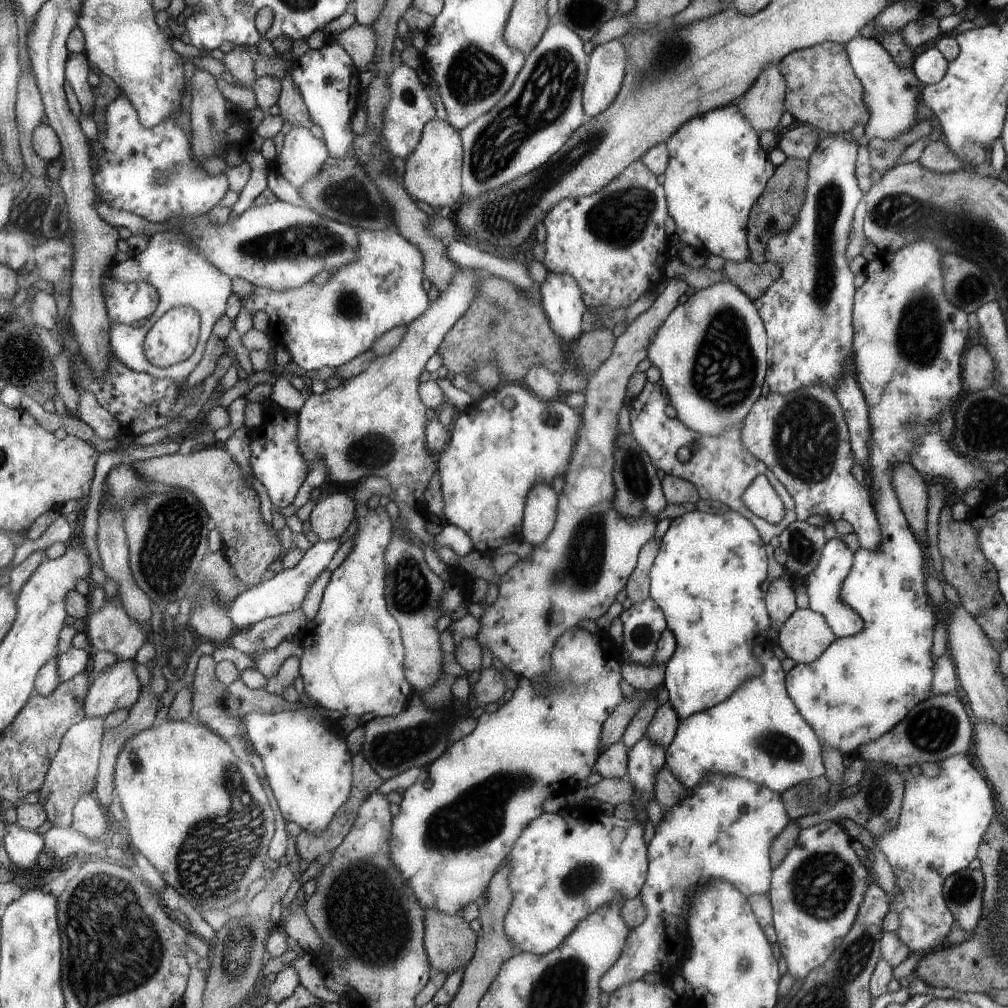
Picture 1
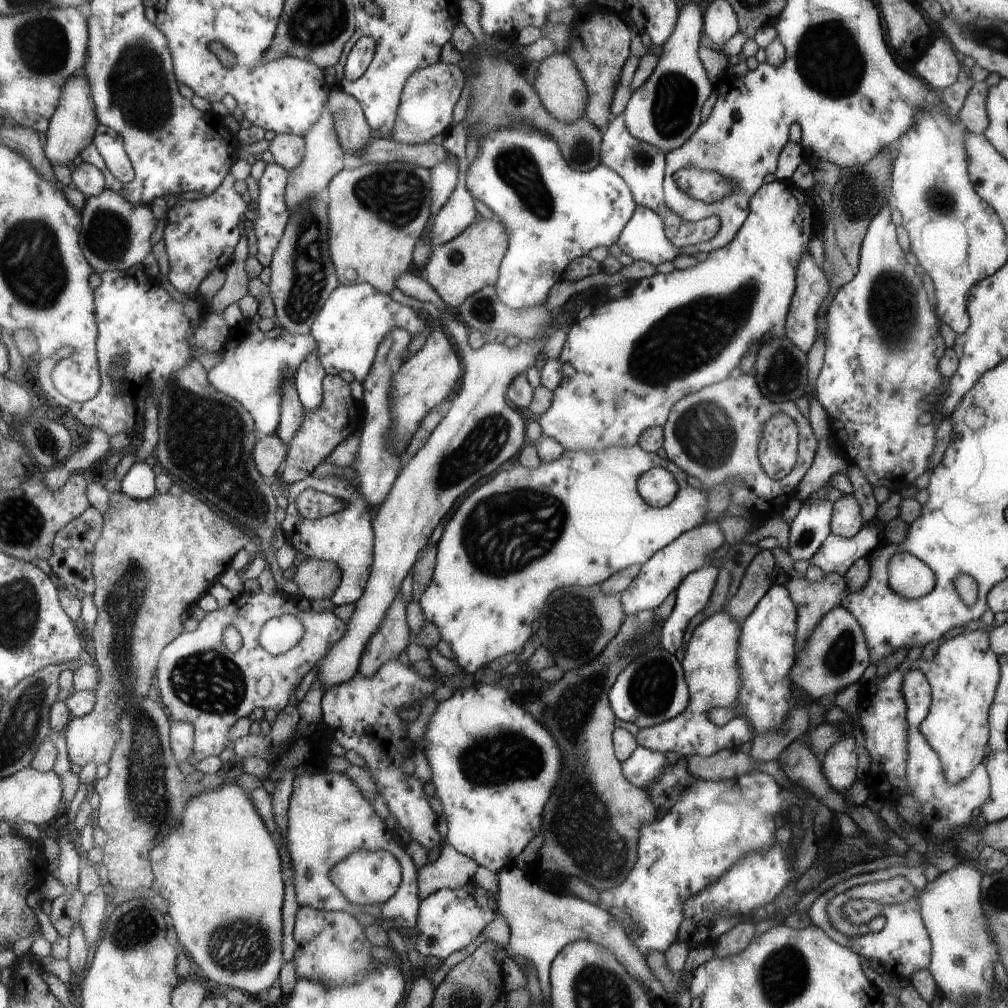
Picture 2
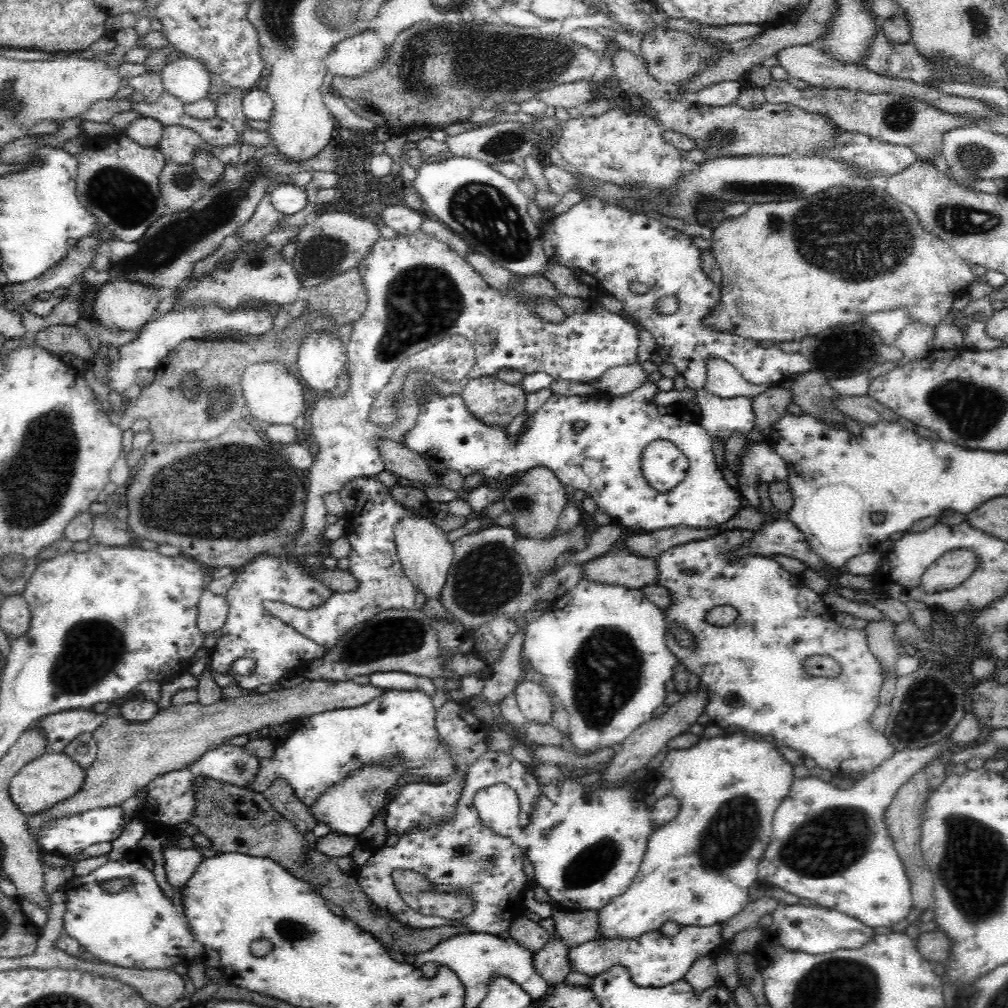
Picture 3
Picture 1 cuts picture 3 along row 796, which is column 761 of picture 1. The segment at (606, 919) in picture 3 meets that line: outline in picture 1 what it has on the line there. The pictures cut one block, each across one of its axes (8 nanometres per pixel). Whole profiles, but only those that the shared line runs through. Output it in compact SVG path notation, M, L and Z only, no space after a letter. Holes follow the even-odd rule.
M766 644L753 648L756 658L763 664L763 672L754 679L748 679L731 697L716 706L682 719L677 726L675 737L667 748L666 766L678 777L686 788L697 787L708 775L730 775L751 780L780 794L797 784L825 776L822 744L818 734L804 720L798 705L786 692L787 678L780 660Z

